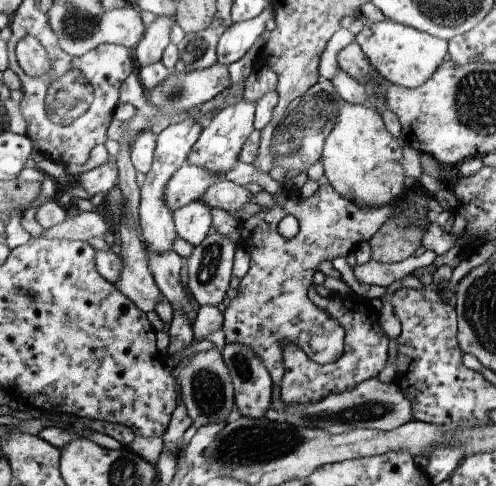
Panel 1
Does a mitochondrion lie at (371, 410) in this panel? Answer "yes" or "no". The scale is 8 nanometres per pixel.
yes

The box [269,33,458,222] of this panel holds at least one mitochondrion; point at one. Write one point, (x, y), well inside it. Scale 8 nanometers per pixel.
(308, 120)

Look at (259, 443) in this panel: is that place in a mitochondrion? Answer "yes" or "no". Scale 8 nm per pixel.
yes

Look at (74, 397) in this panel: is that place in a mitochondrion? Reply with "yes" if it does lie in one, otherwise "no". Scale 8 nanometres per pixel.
no

